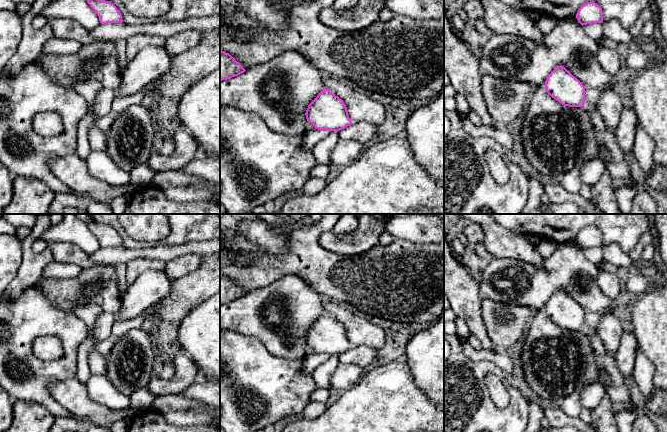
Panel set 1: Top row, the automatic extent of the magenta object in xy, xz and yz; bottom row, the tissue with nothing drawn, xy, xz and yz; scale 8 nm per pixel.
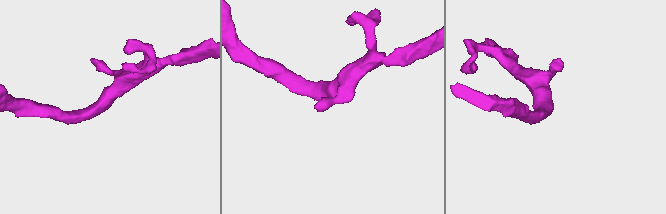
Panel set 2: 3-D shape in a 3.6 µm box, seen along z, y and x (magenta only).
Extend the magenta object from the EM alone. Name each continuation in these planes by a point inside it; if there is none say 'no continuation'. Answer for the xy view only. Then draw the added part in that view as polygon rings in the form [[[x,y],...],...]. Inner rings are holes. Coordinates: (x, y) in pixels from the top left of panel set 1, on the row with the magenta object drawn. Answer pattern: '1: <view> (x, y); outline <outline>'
no continuation

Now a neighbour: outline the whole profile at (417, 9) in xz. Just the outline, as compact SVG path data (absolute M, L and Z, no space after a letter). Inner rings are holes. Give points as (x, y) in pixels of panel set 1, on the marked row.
M385 0L393 14L415 20L439 19L444 15L444 0Z

